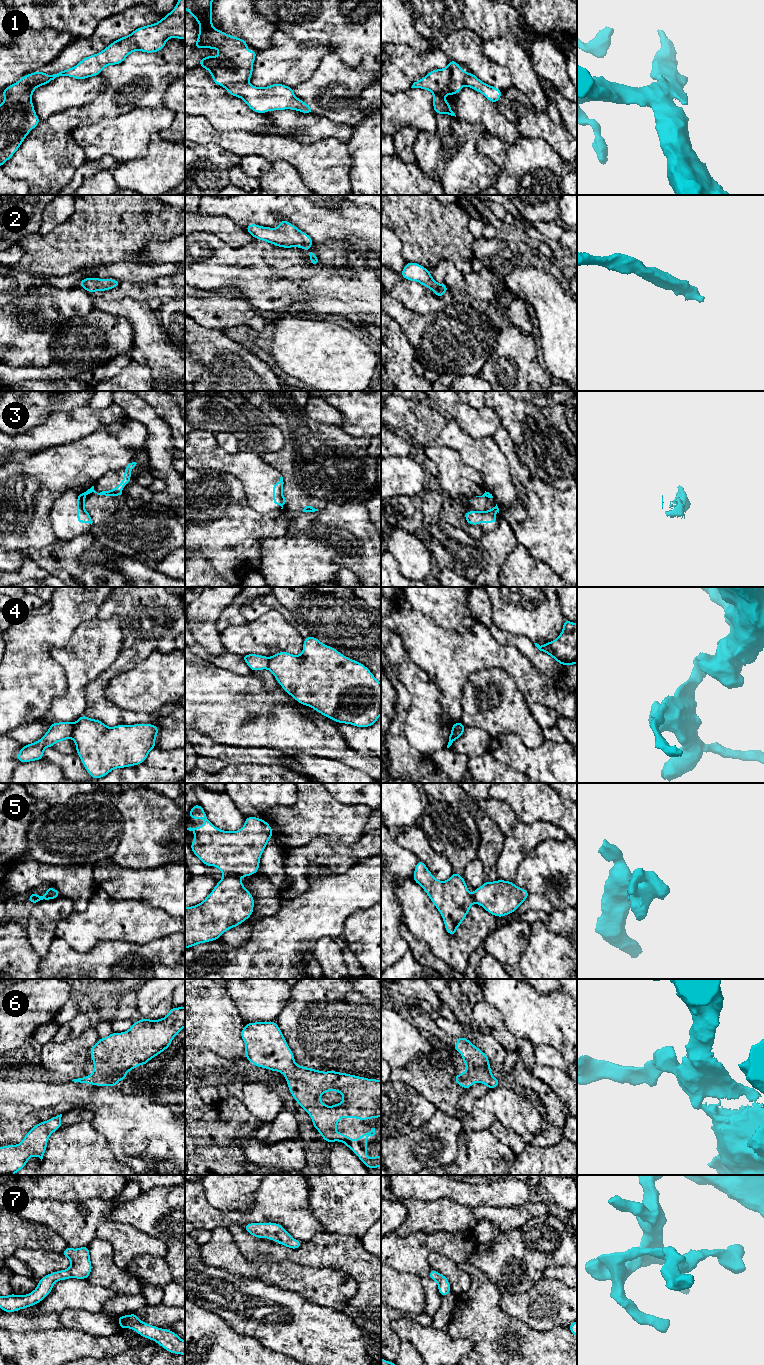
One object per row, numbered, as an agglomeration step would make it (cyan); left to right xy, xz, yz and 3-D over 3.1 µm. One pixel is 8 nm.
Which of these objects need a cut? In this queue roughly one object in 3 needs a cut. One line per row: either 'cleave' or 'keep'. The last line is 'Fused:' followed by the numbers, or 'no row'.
1: cleave
2: keep
3: cleave
4: cleave
5: cleave
6: keep
7: keep
Fused: 1, 3, 4, 5

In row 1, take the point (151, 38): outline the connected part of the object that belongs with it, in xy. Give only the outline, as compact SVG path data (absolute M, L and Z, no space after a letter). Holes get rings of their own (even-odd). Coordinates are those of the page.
M179 0L174 9L159 22L137 28L131 34L115 40L99 53L85 57L76 66L46 76L42 80L31 80L30 85L45 85L59 76L79 80L97 76L106 66L121 64L134 51L159 52L169 38L185 40L185 0Z

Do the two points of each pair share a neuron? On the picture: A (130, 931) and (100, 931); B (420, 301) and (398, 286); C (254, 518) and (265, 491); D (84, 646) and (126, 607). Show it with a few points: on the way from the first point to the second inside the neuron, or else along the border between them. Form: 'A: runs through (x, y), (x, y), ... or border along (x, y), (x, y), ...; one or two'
A: runs through (124, 923), (108, 923); one
B: runs through (415, 296), (403, 290); one
C: border along (280, 508), (266, 512), (253, 511); two
D: border along (115, 615), (121, 625), (122, 640); two

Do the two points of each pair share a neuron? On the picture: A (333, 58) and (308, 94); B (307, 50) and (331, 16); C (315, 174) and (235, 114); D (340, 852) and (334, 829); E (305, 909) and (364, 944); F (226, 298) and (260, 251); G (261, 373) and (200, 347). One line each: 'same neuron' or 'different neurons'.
A: same neuron
B: different neurons
C: different neurons
D: different neurons
E: different neurons
F: different neurons
G: same neuron

